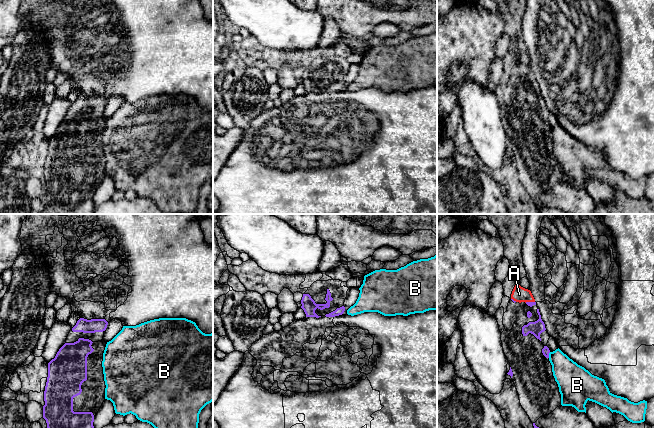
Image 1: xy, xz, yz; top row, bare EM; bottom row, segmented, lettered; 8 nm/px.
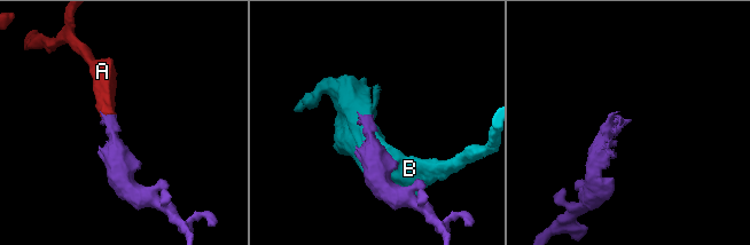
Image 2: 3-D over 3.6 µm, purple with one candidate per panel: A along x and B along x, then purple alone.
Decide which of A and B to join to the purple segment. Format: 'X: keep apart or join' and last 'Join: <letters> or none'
A: join
B: keep apart
Join: A

